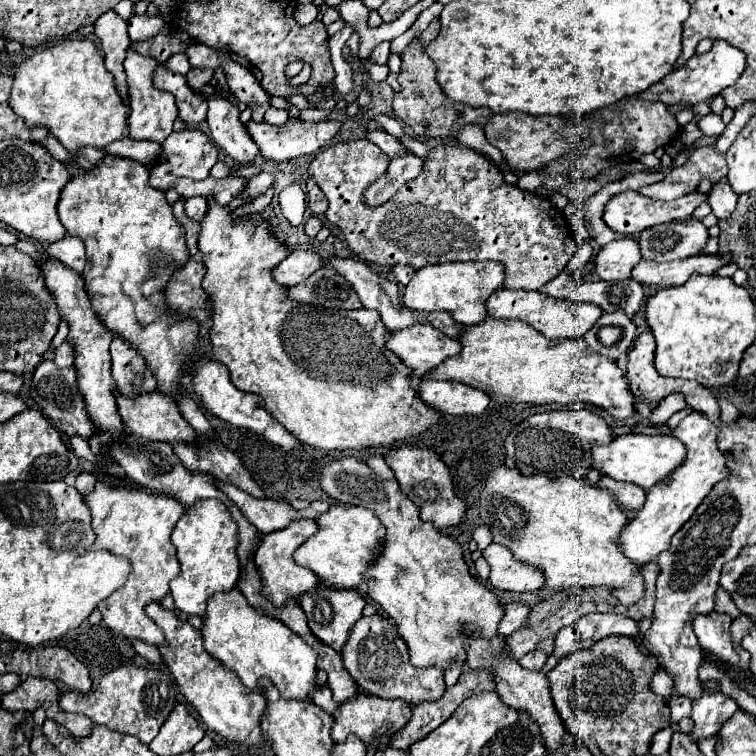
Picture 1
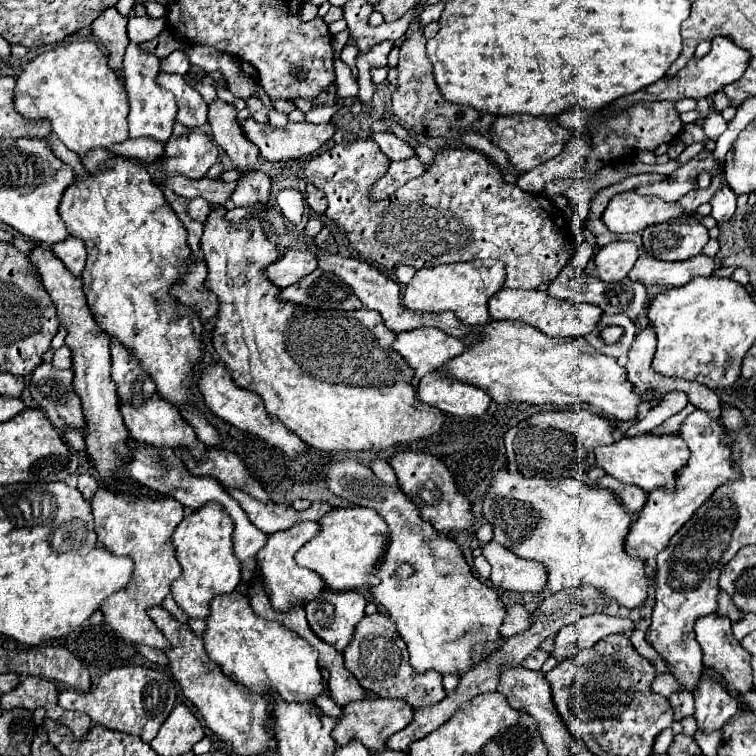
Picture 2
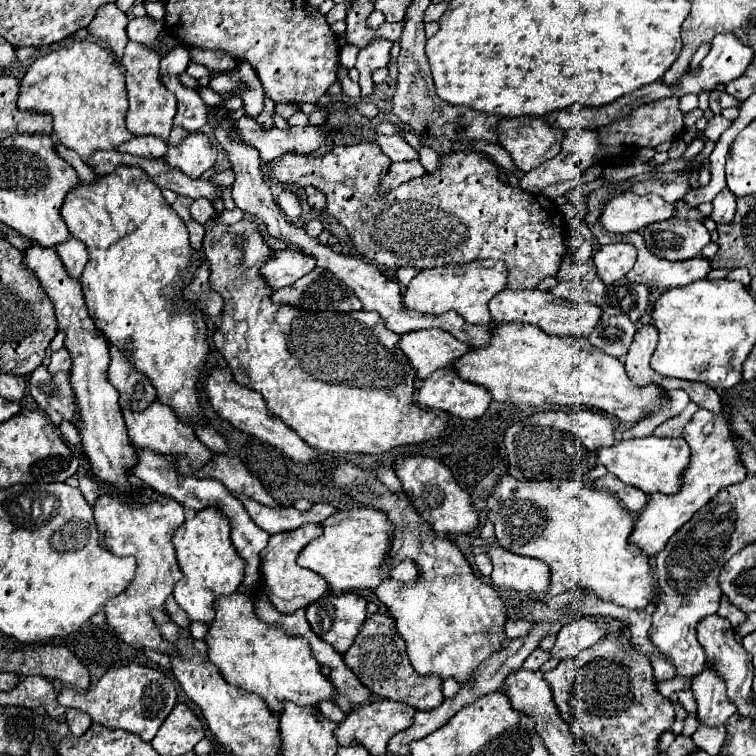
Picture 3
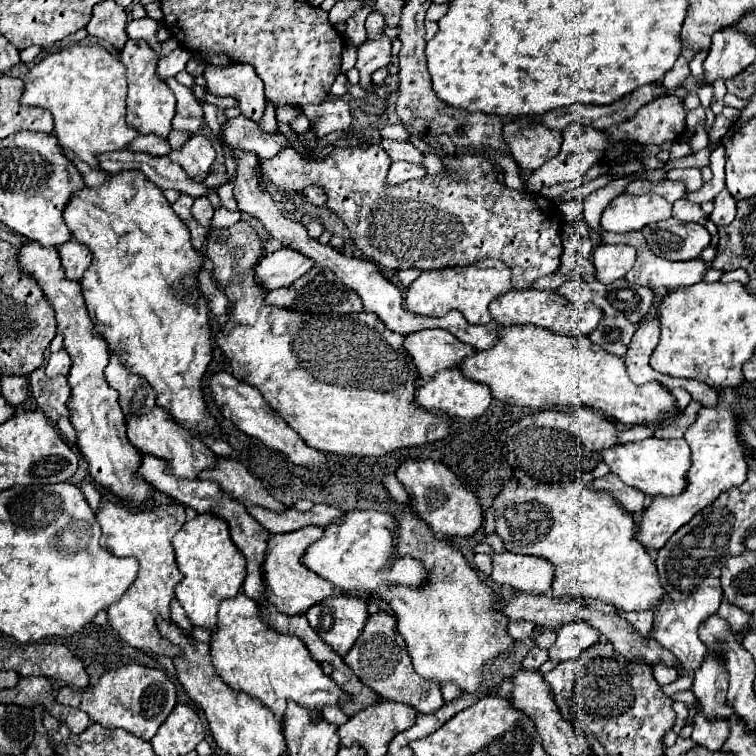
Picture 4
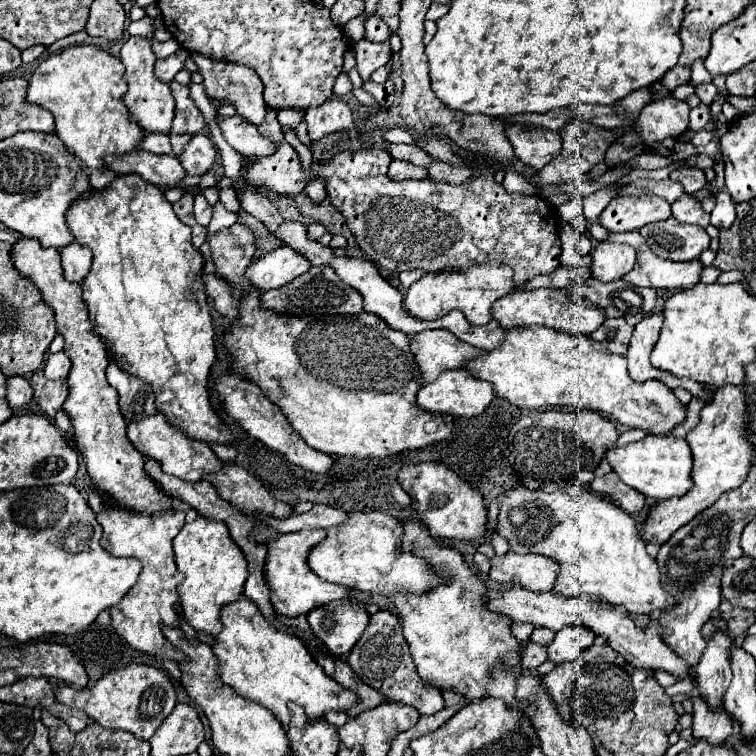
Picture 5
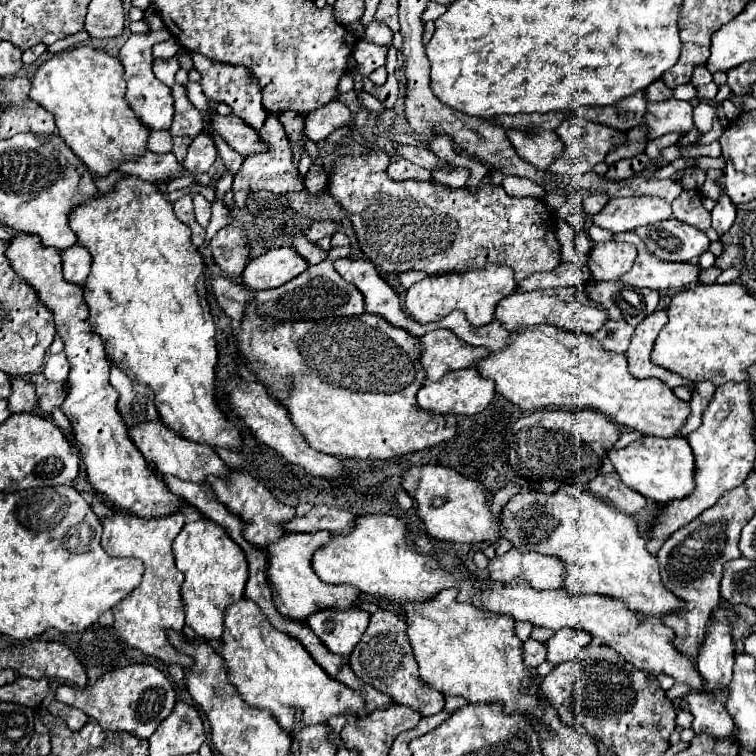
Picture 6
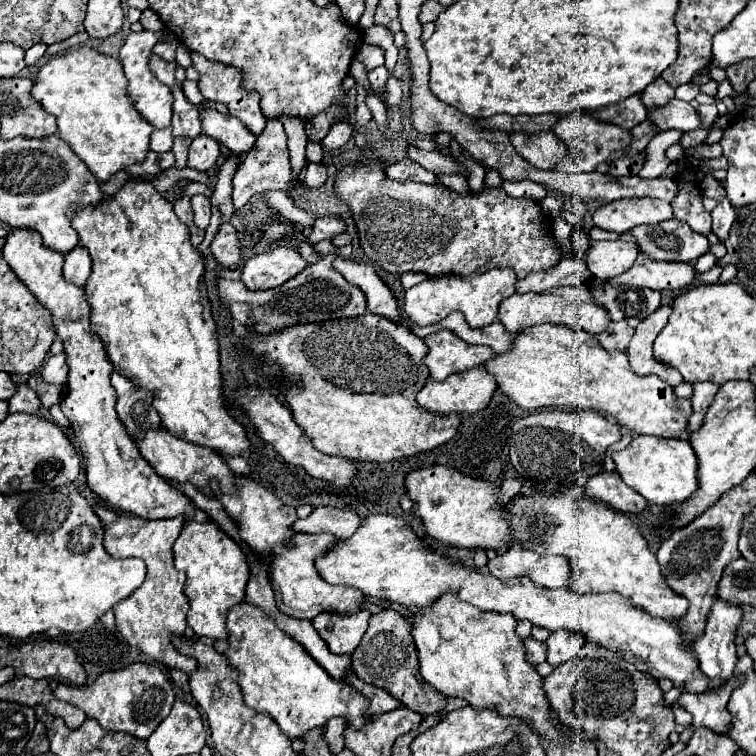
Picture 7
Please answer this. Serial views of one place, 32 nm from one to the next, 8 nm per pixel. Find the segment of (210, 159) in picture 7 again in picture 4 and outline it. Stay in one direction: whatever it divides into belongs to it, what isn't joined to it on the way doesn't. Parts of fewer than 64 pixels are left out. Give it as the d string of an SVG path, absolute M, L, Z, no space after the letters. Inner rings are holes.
M192 134L180 150L172 150L168 156L178 162L188 176L200 176L206 174L214 164L216 150L206 136Z

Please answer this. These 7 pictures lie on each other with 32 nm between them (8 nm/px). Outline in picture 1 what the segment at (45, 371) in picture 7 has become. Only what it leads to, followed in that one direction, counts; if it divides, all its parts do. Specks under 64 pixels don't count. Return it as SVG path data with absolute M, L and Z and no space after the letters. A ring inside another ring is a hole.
M64 342L60 348L56 348L54 364L60 366L60 368L66 368L66 366L74 364L74 352L72 352L72 346L68 342Z

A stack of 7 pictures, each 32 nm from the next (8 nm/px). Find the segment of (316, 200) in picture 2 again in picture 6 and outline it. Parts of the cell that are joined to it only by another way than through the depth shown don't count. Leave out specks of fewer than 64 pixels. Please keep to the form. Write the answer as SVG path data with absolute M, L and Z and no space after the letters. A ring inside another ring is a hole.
M310 170L304 178L304 186L308 192L320 194L326 188L326 180L328 180L328 176L324 170Z

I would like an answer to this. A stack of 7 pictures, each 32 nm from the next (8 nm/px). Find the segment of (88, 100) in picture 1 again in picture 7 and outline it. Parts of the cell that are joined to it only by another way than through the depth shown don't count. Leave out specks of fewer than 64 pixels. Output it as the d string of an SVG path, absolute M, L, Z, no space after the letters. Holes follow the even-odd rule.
M72 48L56 58L52 58L48 64L44 64L38 72L38 78L34 82L32 90L34 100L38 100L46 112L54 114L58 118L58 130L60 138L70 144L74 154L90 168L90 172L100 180L108 182L110 176L126 170L130 164L142 164L150 152L150 134L154 132L152 124L144 120L128 96L128 80L124 76L120 60L112 56L104 56L92 48Z

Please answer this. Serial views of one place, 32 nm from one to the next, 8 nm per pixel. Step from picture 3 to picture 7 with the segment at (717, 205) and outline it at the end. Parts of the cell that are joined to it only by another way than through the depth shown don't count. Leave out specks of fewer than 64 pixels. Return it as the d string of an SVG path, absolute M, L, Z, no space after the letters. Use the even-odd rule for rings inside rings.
M722 200L714 210L712 210L712 232L718 236L720 242L728 238L728 230L732 228L736 220L736 208L730 204L730 200Z

